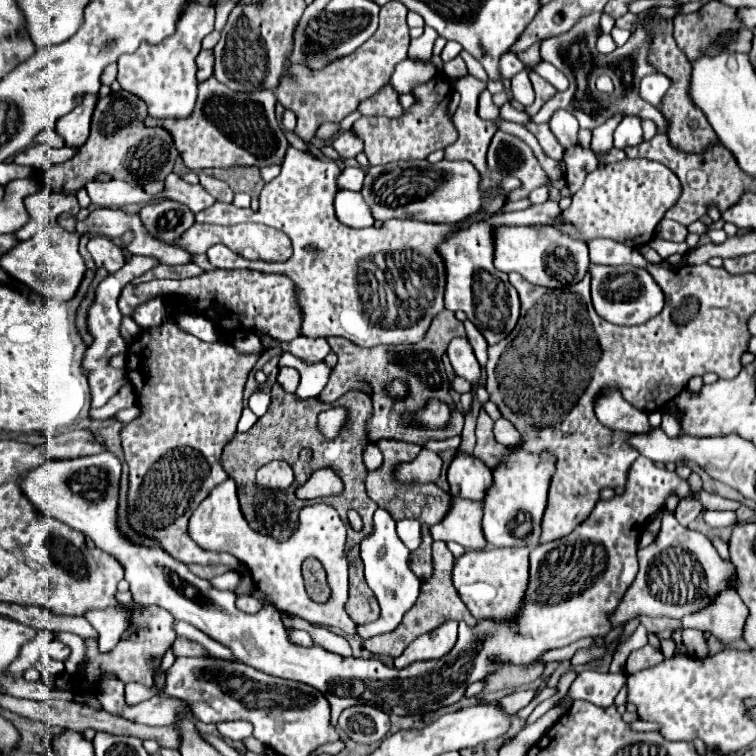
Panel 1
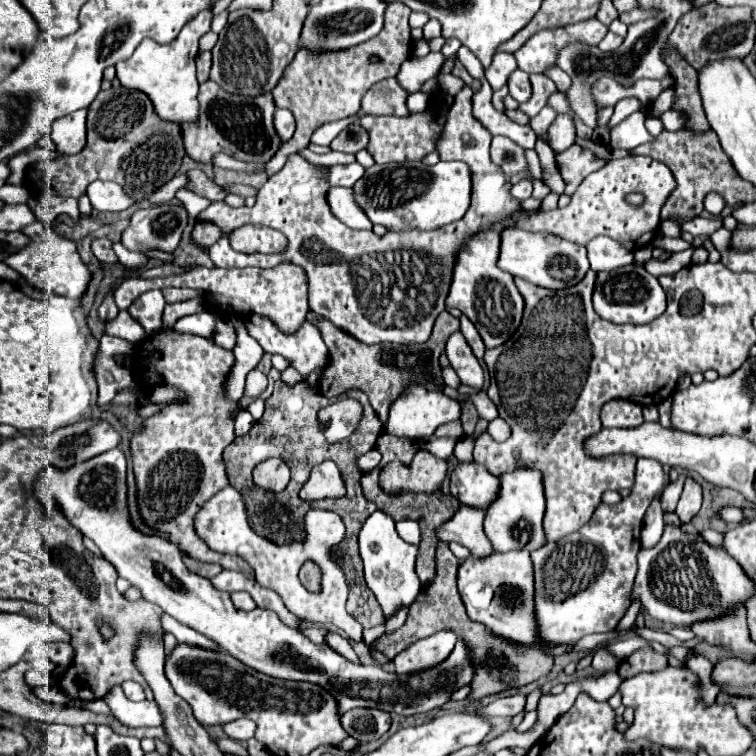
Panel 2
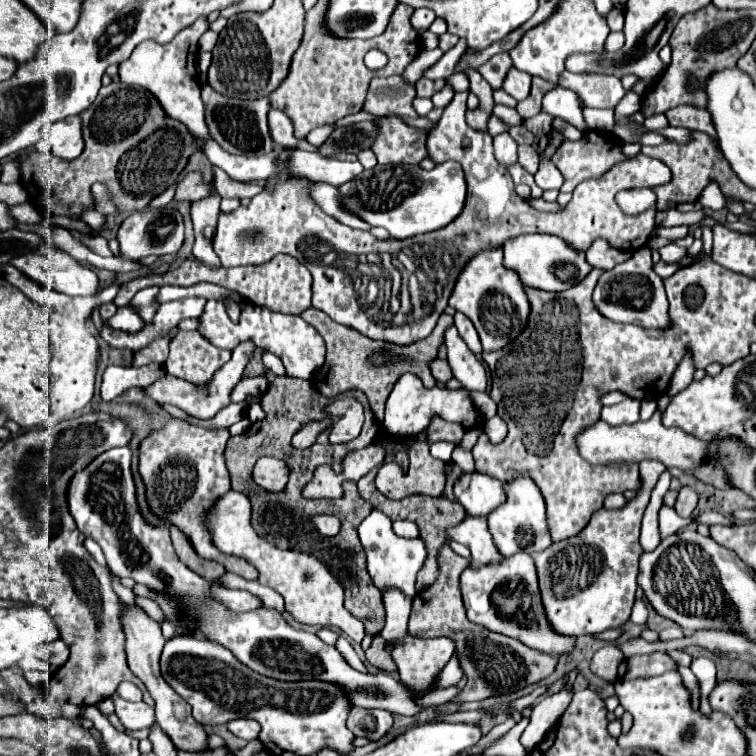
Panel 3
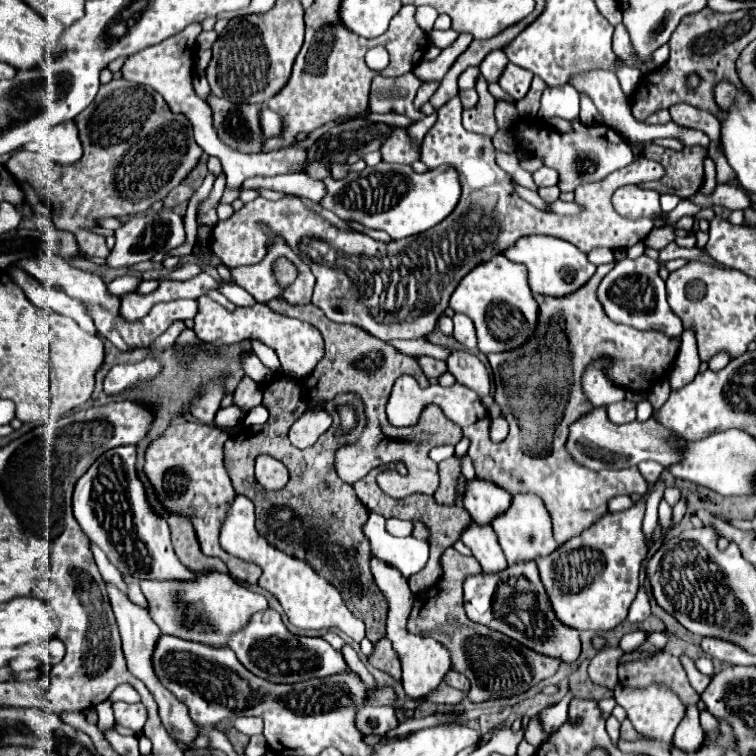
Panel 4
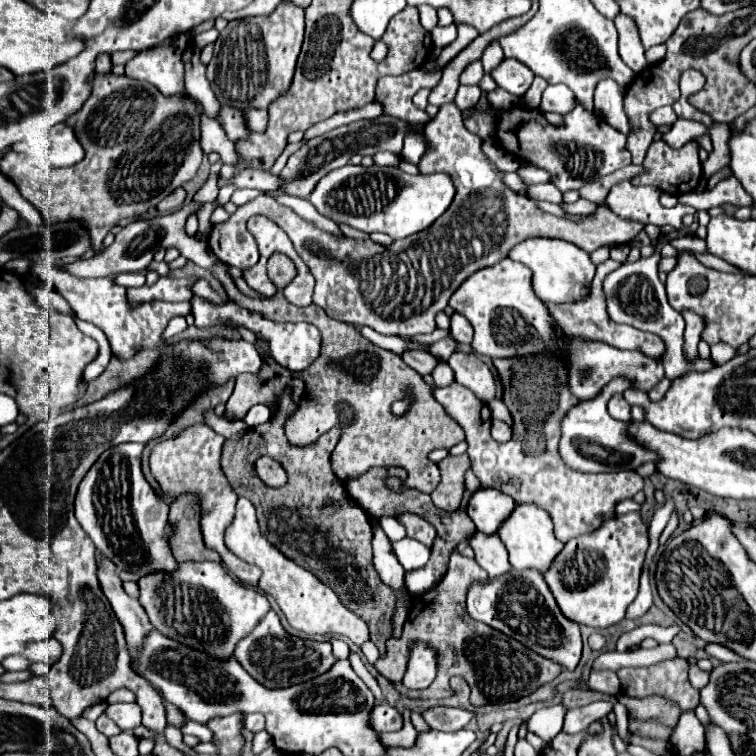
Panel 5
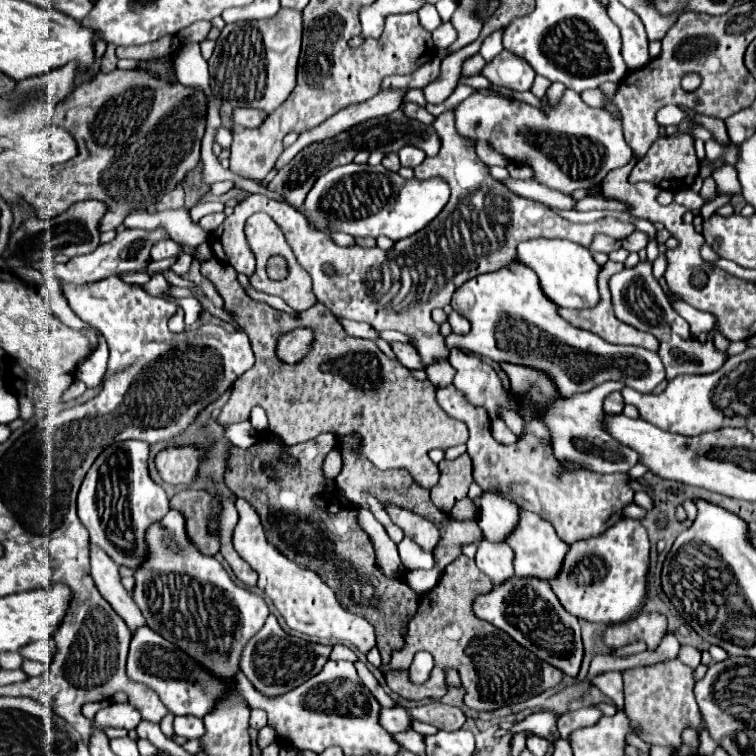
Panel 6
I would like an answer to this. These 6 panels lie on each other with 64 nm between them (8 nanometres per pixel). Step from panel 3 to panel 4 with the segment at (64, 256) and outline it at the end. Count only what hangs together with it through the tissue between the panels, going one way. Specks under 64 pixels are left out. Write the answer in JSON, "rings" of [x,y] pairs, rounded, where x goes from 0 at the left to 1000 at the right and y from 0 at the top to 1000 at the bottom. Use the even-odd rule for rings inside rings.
{"rings":[[[56,336],[56,339],[45,339],[45,341],[32,341],[32,344],[21,347],[21,352],[29,354],[32,360],[37,360],[40,365],[50,368],[56,376],[74,381],[74,384],[82,384],[95,394],[111,397],[116,402],[119,418],[122,418],[132,444],[146,450],[156,463],[164,463],[164,466],[172,463],[172,460],[190,460],[193,452],[204,452],[204,447],[209,447],[217,439],[217,415],[235,415],[235,397],[230,397],[230,399],[222,399],[222,402],[206,402],[198,410],[198,415],[193,415],[188,423],[169,429],[156,418],[159,394],[143,389],[135,368],[122,362],[122,360],[111,360],[111,357],[93,352],[93,347],[87,341],[74,339],[74,336]]]}

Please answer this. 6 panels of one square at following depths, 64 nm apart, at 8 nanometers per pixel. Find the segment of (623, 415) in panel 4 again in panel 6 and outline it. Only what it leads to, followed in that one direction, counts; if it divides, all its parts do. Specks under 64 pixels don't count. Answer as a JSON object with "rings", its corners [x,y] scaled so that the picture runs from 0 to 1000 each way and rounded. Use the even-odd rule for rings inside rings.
{"rings":[[[810,519],[802,529],[799,529],[799,542],[802,548],[823,548],[825,542],[825,526],[820,519]]]}

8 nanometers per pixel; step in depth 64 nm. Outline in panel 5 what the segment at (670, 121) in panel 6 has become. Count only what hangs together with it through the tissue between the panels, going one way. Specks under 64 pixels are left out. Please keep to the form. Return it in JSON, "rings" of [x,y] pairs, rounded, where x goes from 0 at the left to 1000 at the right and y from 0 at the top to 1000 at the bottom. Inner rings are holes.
{"rings":[[[878,140],[878,143],[870,143],[868,148],[862,148],[860,159],[862,159],[862,164],[873,167],[873,164],[892,164],[897,156],[886,140]]]}

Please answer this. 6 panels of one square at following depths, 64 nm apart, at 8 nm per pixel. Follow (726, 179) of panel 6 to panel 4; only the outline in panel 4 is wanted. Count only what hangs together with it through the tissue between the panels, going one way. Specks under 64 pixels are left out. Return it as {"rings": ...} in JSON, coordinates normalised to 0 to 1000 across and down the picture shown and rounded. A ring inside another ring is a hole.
{"rings":[[[950,243],[942,257],[931,258],[923,253],[918,259],[910,262],[910,265],[923,270],[927,275],[951,271],[960,272],[967,279],[984,278],[995,271],[992,262],[979,243]]]}

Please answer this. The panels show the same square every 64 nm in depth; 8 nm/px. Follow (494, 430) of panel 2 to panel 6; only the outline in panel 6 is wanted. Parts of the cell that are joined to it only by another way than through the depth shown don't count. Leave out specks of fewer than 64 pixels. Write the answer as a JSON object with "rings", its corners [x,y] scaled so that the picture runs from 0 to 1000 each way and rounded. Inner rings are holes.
{"rings":[[[653,556],[653,558],[651,558],[651,577],[653,577],[661,587],[677,587],[677,585],[683,585],[683,577],[677,574],[677,569],[675,569],[664,556]]]}

